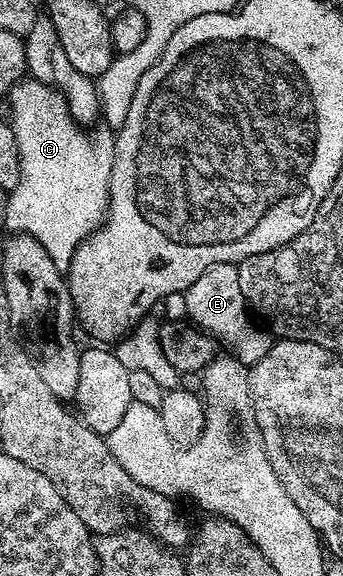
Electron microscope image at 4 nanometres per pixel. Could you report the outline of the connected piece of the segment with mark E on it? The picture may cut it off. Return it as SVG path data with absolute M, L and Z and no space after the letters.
M214 264L213 267L203 272L200 279L195 280L187 290L184 290L185 313L191 317L190 321L204 332L214 337L220 344L227 344L226 349L232 356L236 356L240 362L250 367L259 362L265 354L271 350L273 344L272 334L261 325L255 325L256 320L252 317L247 301L241 294L239 269L236 264Z

